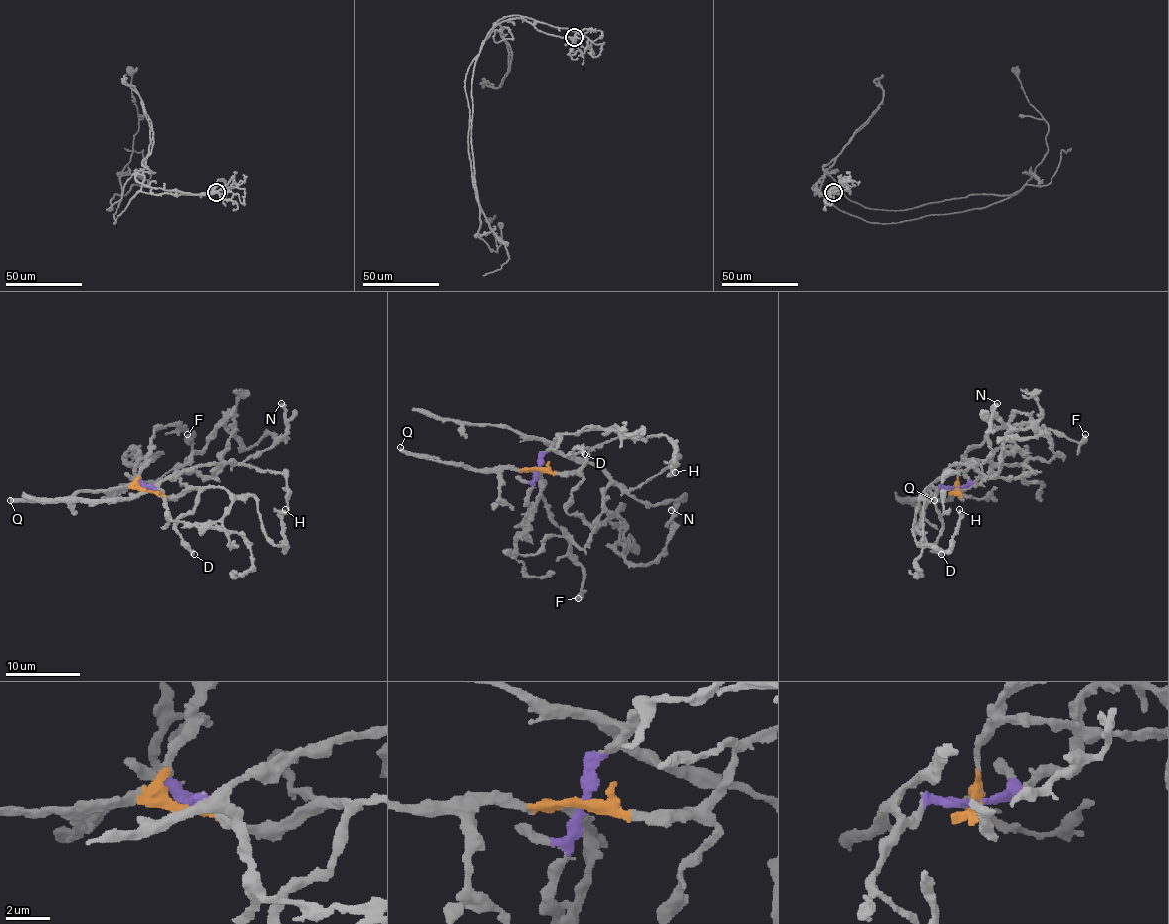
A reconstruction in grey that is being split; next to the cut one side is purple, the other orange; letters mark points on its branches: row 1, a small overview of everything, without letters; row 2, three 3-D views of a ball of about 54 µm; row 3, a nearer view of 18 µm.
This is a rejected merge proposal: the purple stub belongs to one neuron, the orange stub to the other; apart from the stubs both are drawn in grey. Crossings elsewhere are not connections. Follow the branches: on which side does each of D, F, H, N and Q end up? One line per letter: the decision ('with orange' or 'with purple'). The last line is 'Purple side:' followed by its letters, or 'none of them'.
D: with orange
F: with orange
H: with orange
N: with purple
Q: with orange
Purple side: N

